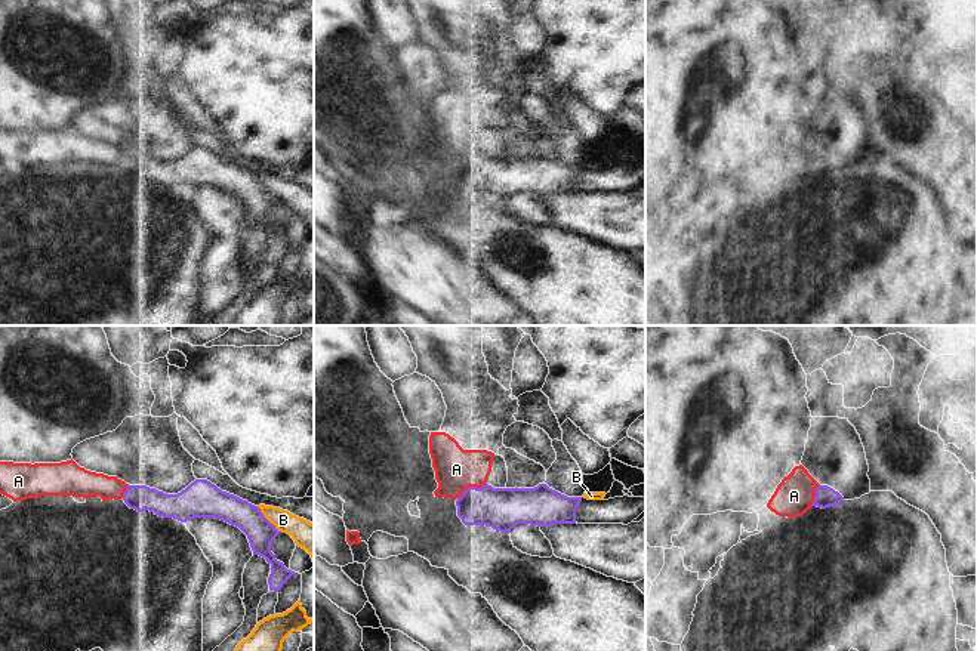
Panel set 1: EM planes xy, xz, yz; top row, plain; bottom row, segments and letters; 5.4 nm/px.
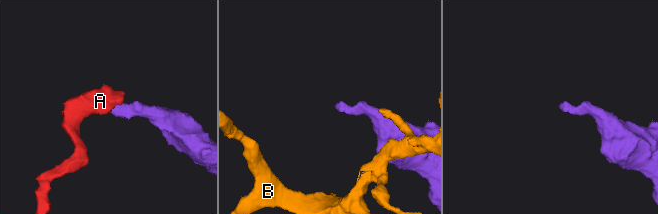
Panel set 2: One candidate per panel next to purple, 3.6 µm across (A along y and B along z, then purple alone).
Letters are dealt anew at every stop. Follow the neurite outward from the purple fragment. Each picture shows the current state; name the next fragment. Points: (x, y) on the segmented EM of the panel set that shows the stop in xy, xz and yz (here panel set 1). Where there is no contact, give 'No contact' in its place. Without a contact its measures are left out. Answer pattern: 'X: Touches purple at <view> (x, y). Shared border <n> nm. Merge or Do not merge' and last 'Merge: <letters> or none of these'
A: Touches purple at xz (471, 487). Shared border 190 nm. Do not merge
B: Touches purple at xy (267, 520). Shared border 200 nm. Do not merge
Merge: none of these

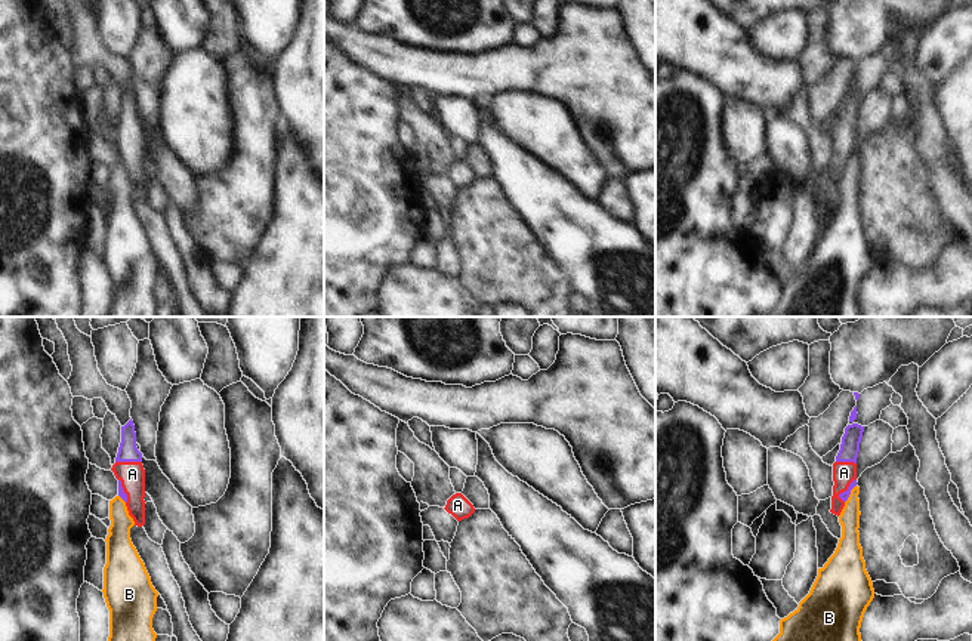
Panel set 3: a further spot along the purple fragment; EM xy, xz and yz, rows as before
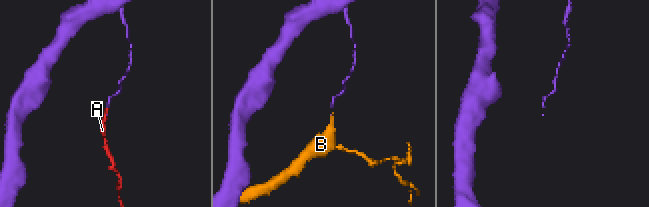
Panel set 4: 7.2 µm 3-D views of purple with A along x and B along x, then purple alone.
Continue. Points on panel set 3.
A: Touches purple at yz (844, 492). Shared border 150 nm. Merge
B: Touches purple at yz (849, 493). Shared border 120 nm. Do not merge
Merge: A

